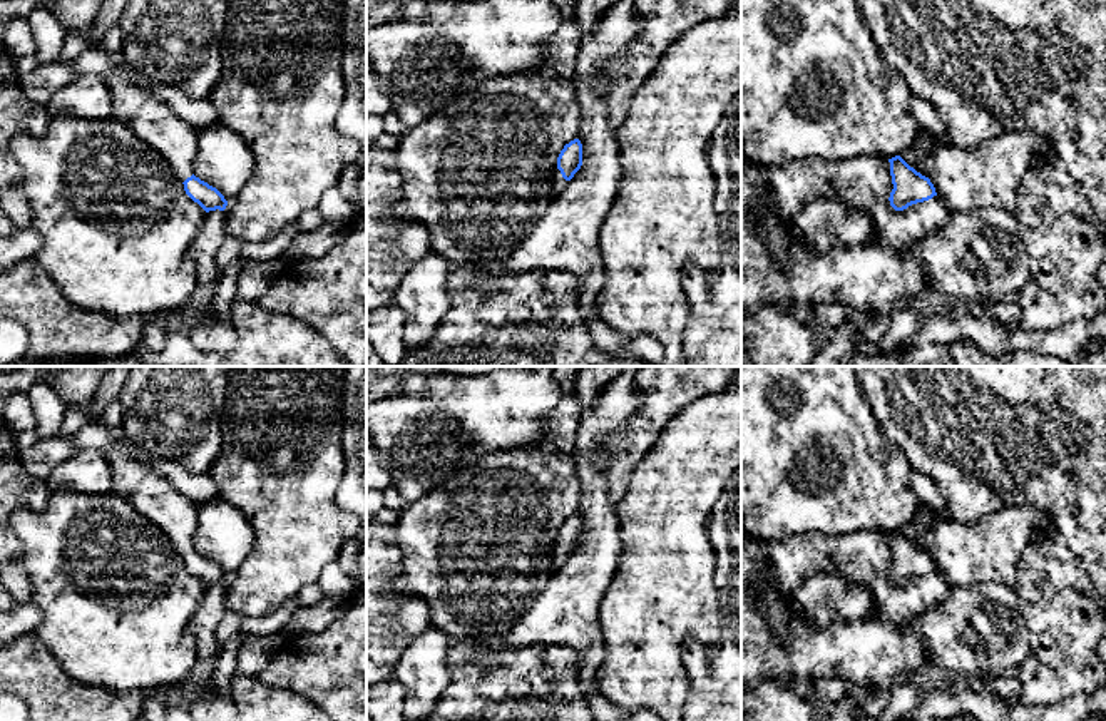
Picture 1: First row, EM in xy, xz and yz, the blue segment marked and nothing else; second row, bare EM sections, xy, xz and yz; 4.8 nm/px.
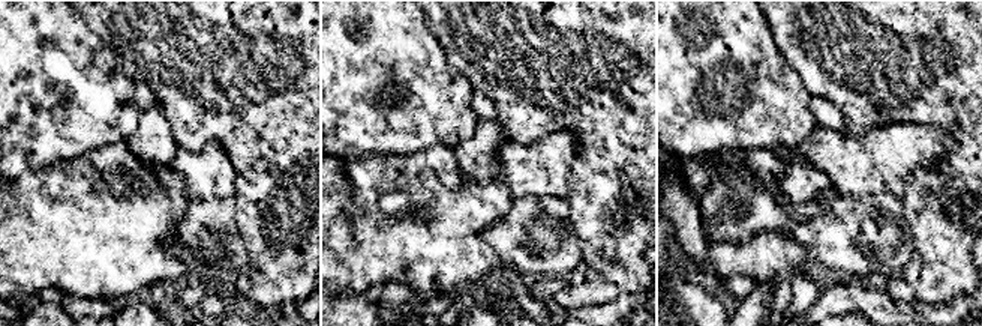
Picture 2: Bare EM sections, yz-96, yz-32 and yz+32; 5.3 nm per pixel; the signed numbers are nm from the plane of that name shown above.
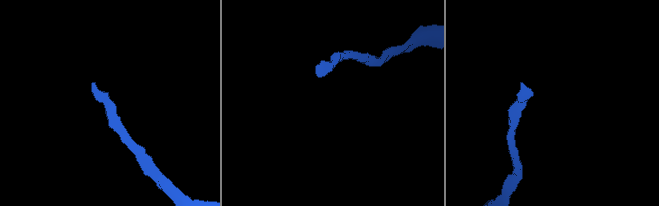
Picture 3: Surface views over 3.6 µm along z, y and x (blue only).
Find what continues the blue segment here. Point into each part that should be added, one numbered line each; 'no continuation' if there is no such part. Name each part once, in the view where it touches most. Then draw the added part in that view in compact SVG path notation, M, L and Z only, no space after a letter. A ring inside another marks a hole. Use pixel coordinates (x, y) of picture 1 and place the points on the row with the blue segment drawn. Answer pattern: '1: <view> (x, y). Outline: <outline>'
1: yz (924, 143). Outline: M919 127L914 144L907 151L904 151L900 157L919 172L920 161L932 152L934 144L939 141L940 137Z

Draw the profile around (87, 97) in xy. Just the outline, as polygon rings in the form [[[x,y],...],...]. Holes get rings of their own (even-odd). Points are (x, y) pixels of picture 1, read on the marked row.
[[[87,74],[62,87],[45,105],[49,119],[67,114],[87,120],[110,117],[110,90],[102,75]]]

